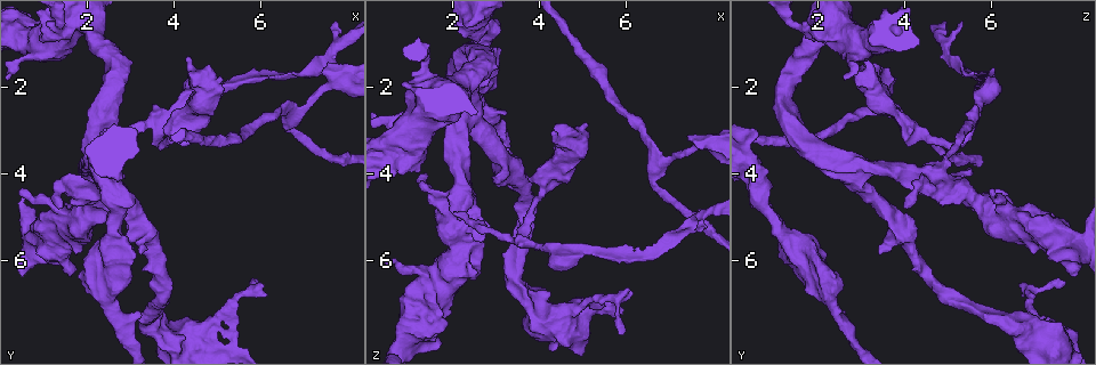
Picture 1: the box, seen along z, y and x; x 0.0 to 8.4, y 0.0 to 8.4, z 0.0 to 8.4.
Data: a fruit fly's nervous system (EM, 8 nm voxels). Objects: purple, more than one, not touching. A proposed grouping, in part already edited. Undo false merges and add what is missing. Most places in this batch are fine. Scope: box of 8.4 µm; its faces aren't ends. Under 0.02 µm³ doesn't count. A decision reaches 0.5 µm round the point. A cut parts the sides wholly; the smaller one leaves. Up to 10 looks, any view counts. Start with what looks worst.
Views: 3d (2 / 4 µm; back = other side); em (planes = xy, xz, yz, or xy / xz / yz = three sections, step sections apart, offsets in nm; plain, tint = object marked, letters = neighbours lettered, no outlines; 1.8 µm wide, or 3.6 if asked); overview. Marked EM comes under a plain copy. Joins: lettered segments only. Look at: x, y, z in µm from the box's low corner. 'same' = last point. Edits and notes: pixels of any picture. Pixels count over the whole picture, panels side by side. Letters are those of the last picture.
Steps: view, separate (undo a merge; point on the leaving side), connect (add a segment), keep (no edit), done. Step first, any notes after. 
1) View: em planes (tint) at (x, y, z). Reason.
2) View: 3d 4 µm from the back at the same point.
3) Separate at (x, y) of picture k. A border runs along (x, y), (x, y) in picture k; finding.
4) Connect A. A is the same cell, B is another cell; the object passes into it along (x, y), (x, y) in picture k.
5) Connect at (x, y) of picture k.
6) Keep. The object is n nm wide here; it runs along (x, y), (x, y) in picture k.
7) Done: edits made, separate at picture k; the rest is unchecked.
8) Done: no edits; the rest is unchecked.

View: em 3.6 µm yz step 8 (letters) at (0.55, 0.55, 3.70). Sharp bend.

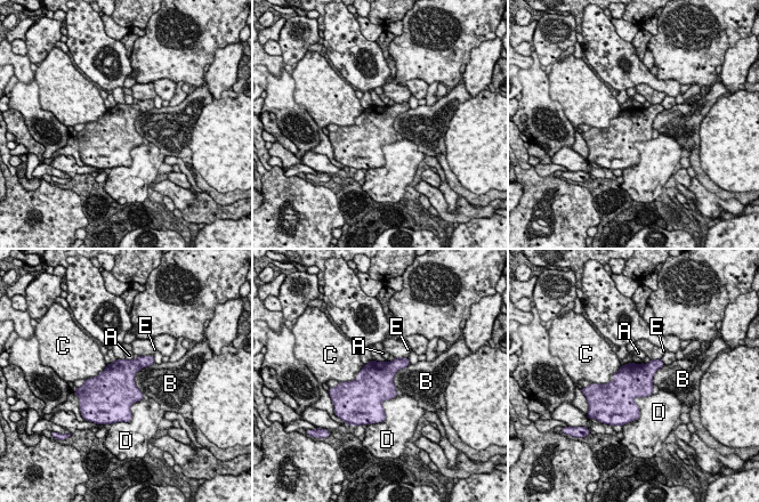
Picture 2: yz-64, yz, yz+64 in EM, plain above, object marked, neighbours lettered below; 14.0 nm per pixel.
Keep. The object is 480 nm wide here; A, B, C, D and E are other cells; a border runs along (154, 363), (135, 375), (142, 393) in picture 2; continuous, no second neuron.

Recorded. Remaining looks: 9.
View: em planes (letters) at (4.35, 1.30, 3.10). Long arm stops here.

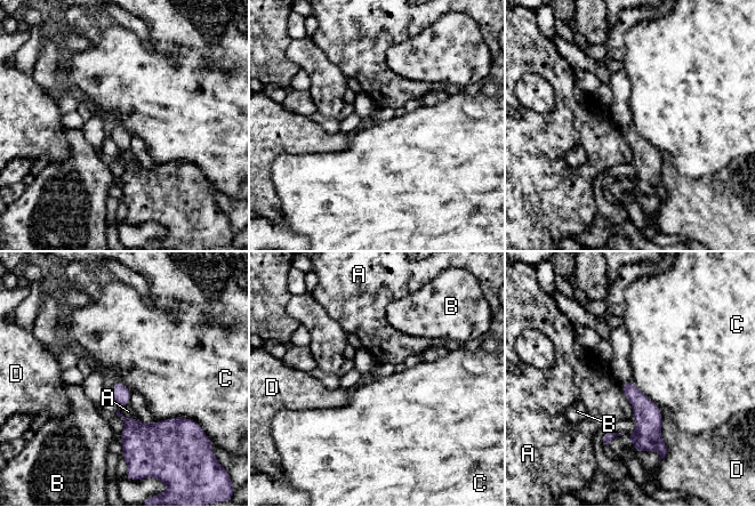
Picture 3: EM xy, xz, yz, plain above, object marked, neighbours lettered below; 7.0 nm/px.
Keep. A, B, C and D are other cells; no lettered segment goes on from it.

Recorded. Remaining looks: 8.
View: em 3.6 µm xy step 4 (tint) at (1.60, 0.60, 1.85). Narrows sharply.

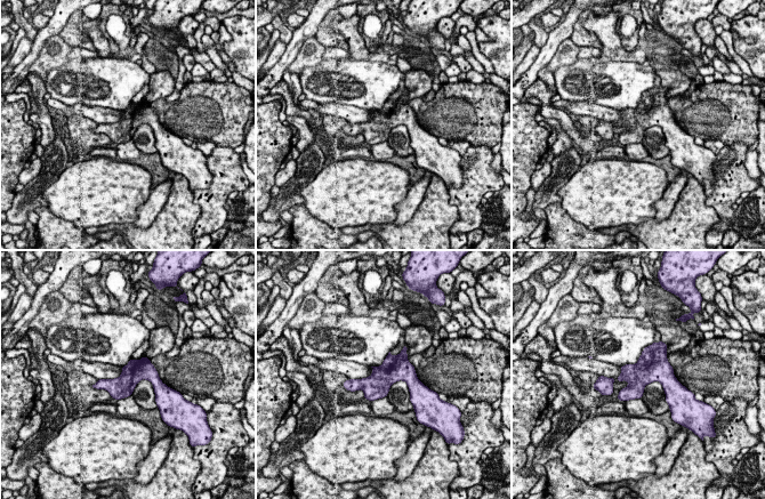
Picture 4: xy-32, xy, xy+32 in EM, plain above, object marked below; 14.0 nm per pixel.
View: em 3.6 µm planes (letters) at the same point. Another direction.

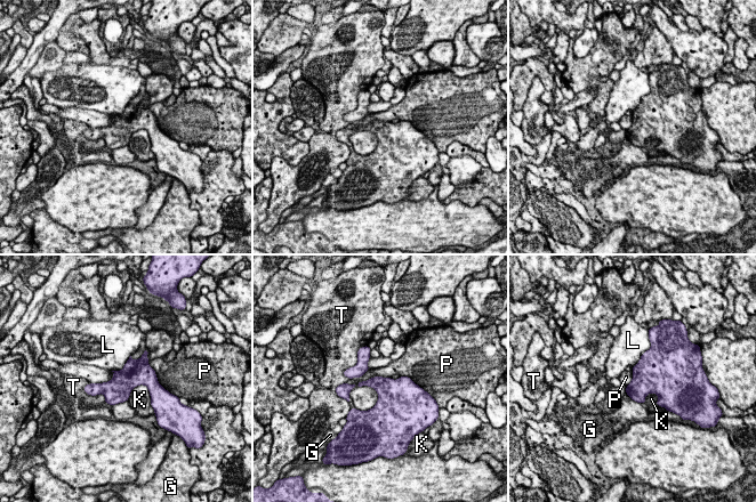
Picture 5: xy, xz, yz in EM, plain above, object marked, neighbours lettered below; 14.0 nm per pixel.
Keep. The object is 340 nm wide here; G, K, L, P and T are other cells; a border runs along (391, 377), (346, 383) in picture 5; one neuron here.

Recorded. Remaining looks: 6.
View: em xy step 16 (letters) at (6.95, 2.55, 3.70).

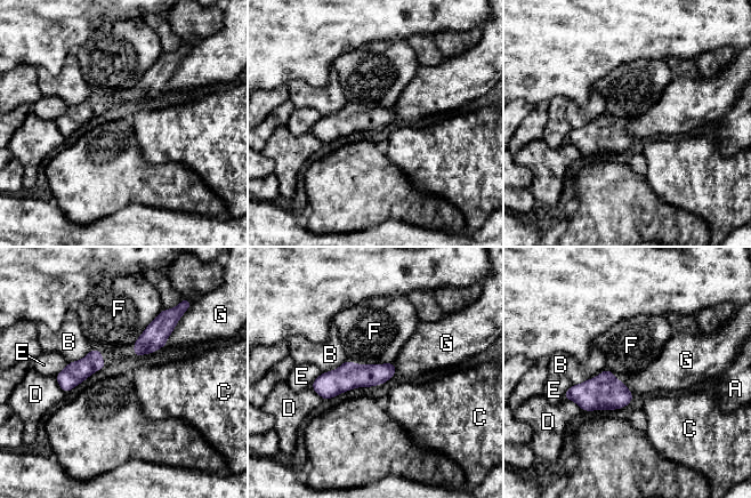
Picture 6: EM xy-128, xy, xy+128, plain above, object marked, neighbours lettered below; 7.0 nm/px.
Keep. The object is 50 nm wide here; A, B, C, D, E, F and G are other cells; it runs along (392, 366), (315, 386) in picture 6; continuous, no second neuron.

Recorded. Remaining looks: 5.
Done: no edits; the rest is unchecked.

